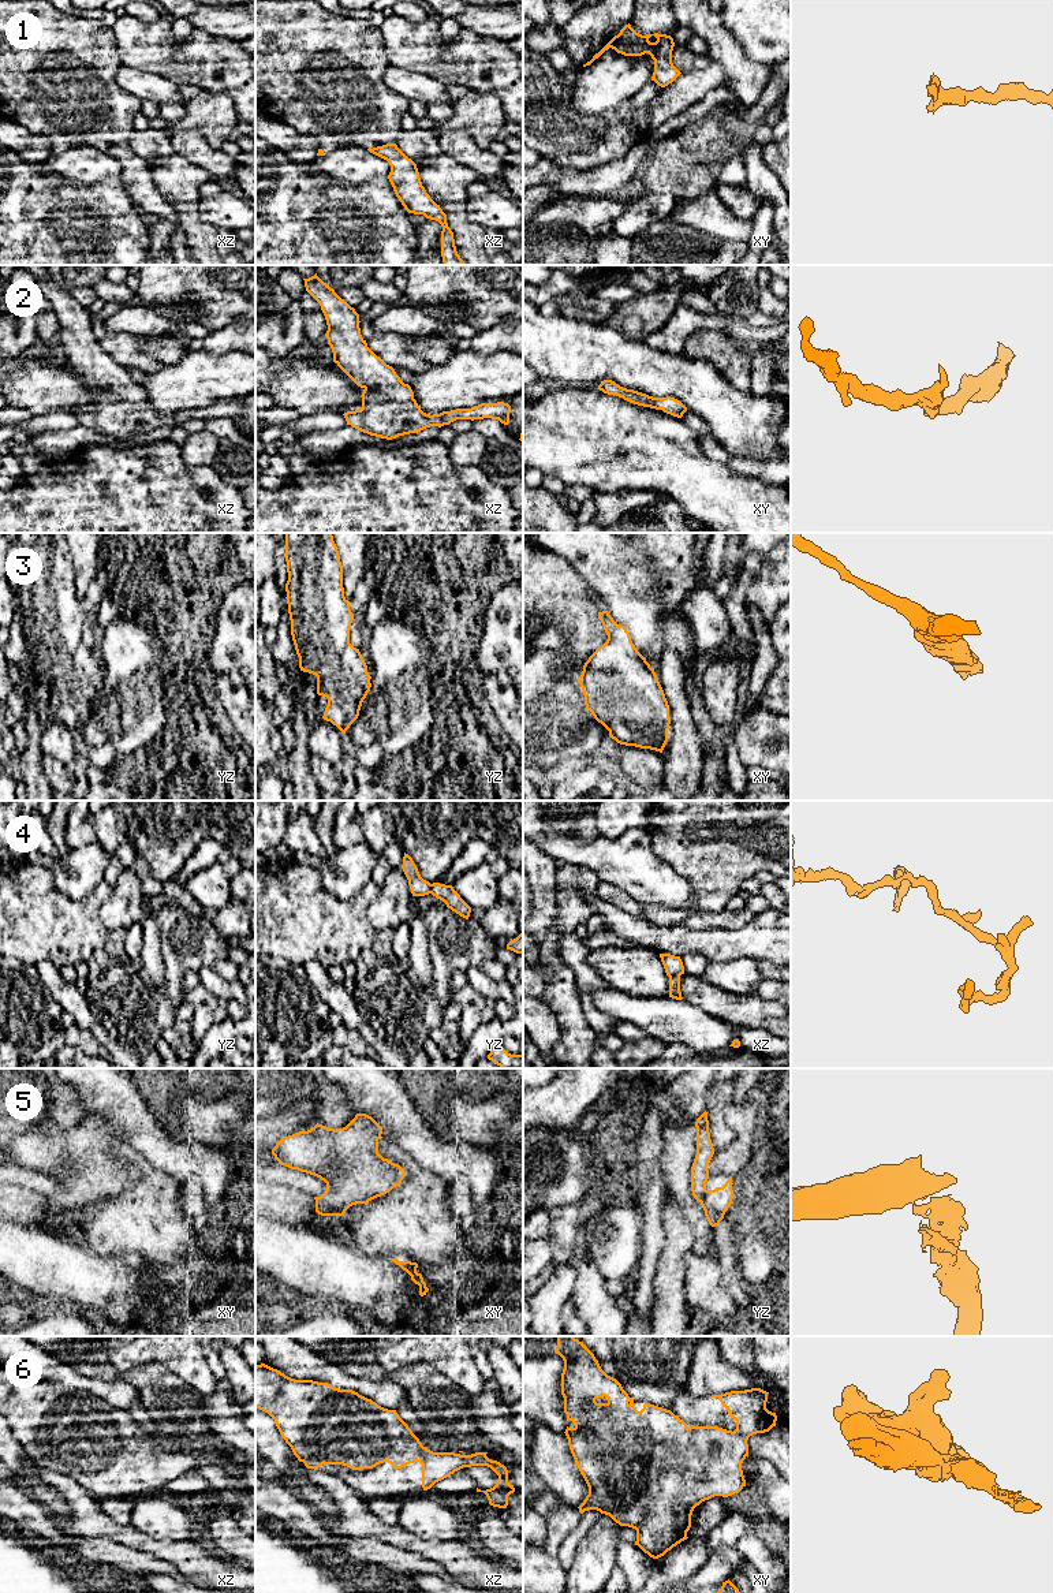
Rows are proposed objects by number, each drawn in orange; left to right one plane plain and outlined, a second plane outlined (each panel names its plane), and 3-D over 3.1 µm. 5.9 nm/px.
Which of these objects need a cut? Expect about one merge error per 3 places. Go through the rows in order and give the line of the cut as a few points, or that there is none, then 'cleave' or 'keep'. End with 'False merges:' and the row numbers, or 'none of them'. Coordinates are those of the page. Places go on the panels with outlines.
1: no cut | keep
2: no cut | keep
3: no cut | keep
4: no cut | keep
5: yz (706, 1190), (706, 1194), (699, 1201) | cleave
6: xz (471, 1455), (474, 1462), (466, 1466) | cleave
False merges: 5, 6

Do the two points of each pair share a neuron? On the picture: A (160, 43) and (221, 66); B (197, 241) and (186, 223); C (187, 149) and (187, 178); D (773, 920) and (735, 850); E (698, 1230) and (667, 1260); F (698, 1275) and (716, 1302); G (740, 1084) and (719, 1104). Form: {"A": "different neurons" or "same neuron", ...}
{"A": "same neuron", "B": "same neuron", "C": "different neurons", "D": "different neurons", "E": "different neurons", "F": "same neuron", "G": "different neurons"}

